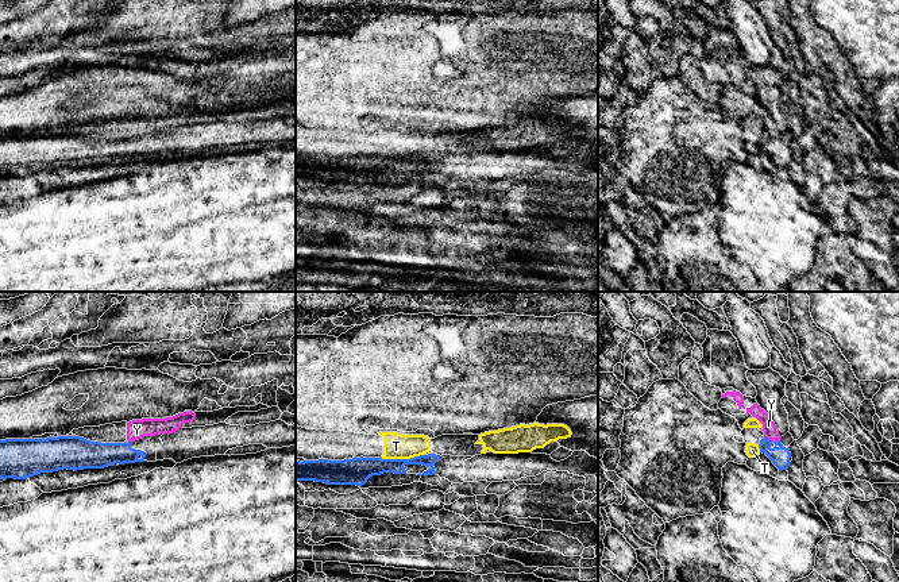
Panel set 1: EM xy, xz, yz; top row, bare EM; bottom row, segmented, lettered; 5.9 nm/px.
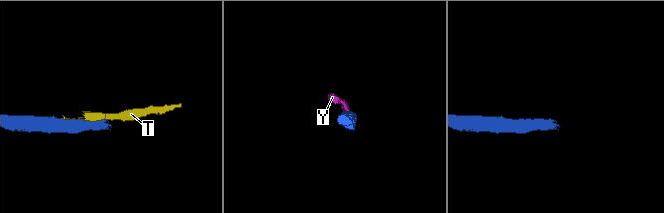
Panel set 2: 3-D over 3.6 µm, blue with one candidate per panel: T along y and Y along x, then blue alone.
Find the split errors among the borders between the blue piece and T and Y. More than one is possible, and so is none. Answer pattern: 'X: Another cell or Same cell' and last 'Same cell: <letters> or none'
T: Another cell
Y: Another cell
Same cell: none

